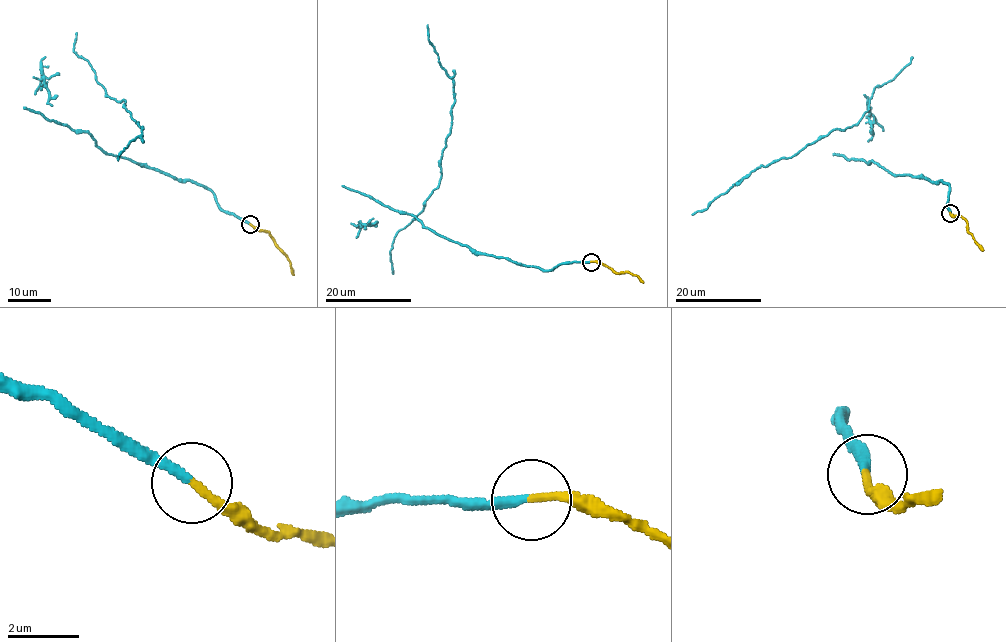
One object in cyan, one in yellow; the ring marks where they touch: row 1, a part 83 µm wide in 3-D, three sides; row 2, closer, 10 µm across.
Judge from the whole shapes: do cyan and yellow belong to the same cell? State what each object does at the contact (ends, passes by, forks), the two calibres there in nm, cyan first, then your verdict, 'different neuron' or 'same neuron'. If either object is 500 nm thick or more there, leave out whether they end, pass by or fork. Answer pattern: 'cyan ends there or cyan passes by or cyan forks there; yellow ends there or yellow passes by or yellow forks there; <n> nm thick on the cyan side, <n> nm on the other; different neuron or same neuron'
cyan ends there; yellow ends there; 280 nm thick on the cyan side, 240 nm on the other; same neuron

